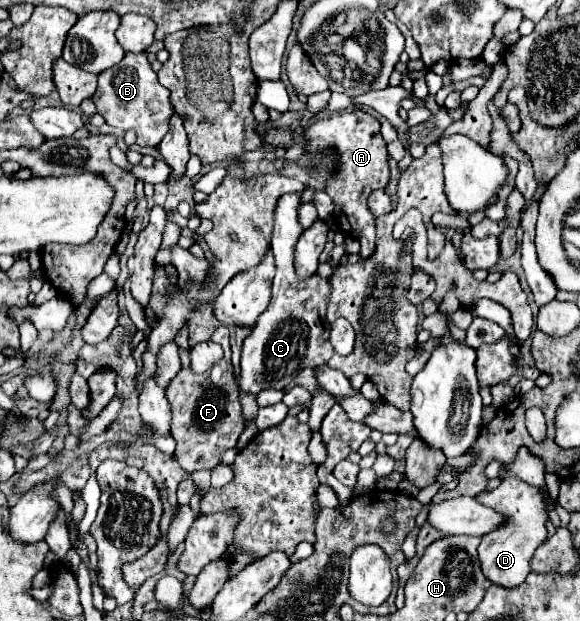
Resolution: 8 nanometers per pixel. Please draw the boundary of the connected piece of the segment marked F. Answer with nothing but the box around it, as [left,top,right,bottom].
[166,357,244,473]

